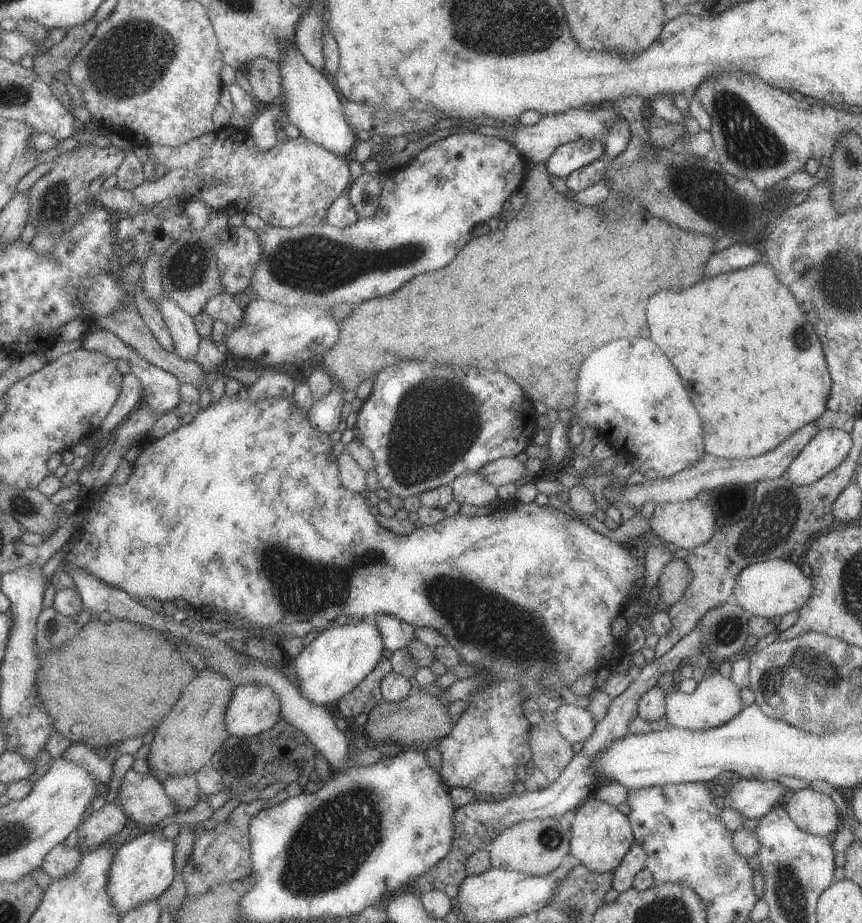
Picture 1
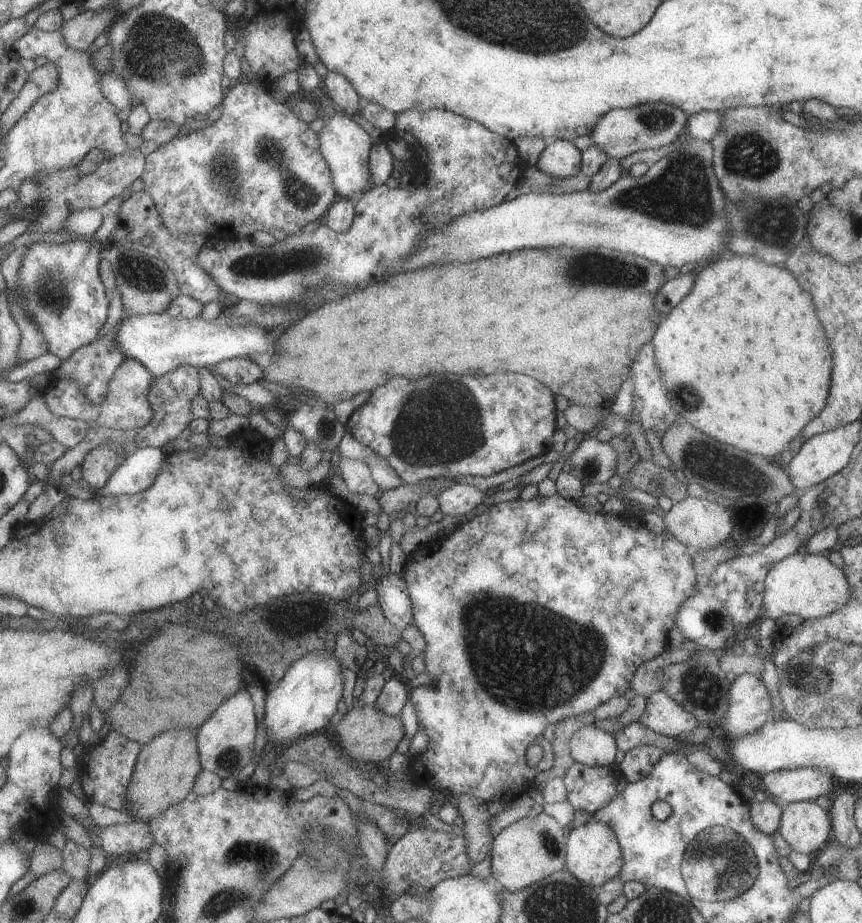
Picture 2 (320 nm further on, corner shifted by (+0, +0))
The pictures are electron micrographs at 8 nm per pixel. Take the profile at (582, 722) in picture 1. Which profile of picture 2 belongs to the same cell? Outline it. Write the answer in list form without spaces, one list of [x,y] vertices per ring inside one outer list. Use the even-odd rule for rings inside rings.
[[[593,724],[579,727],[571,735],[569,748],[574,762],[588,767],[613,763],[616,750],[614,736]]]

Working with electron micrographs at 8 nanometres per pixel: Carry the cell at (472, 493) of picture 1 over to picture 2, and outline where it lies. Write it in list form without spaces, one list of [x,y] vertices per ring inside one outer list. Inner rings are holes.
[[[454,484],[443,489],[435,498],[438,500],[438,510],[444,516],[459,516],[471,512],[480,504],[485,495],[472,485]]]

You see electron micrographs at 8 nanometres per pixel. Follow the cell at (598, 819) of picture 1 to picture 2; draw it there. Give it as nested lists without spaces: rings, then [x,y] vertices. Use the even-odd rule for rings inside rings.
[[[589,820],[575,829],[570,829],[566,836],[564,868],[581,884],[597,888],[605,881],[618,876],[622,865],[622,854],[614,832],[602,822]]]

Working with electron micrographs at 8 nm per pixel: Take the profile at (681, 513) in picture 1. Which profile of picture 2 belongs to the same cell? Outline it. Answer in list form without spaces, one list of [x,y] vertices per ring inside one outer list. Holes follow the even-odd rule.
[[[687,496],[682,501],[674,503],[666,512],[663,522],[667,532],[694,551],[710,549],[727,540],[729,534],[732,534],[731,526],[733,526],[729,516],[731,514],[727,508],[713,501]]]

